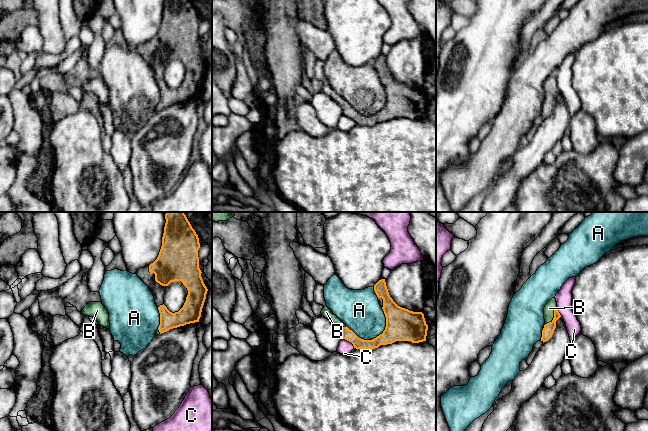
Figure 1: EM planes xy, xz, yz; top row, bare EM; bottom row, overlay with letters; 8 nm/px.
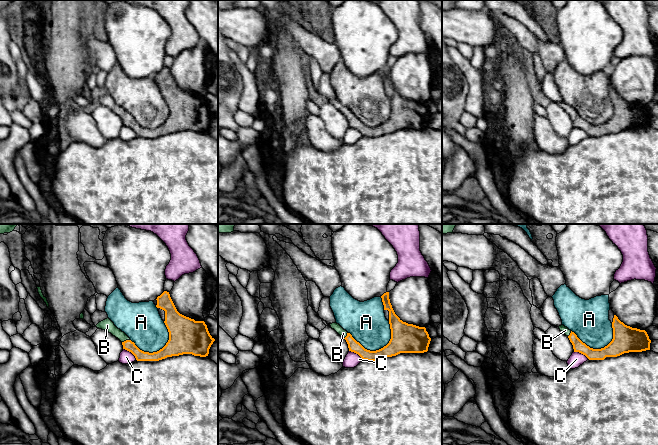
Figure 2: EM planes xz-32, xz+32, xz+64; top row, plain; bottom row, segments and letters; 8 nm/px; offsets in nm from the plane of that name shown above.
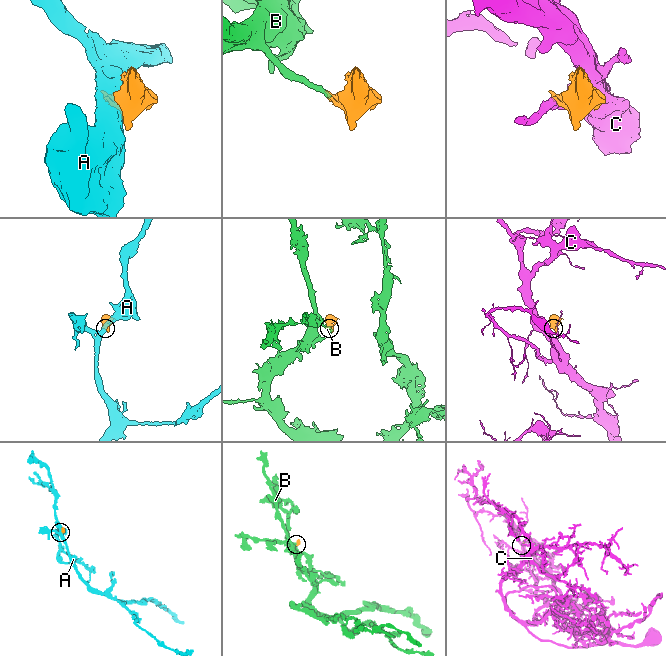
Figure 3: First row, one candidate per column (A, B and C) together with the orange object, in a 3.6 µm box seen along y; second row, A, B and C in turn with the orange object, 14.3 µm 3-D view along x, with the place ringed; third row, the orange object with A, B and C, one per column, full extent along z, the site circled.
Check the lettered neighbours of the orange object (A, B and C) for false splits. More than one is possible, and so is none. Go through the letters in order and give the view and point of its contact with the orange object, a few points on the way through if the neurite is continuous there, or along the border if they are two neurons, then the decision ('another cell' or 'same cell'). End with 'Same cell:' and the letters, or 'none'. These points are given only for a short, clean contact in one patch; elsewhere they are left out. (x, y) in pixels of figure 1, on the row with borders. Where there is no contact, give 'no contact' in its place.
A: contact xz (372, 339); another cell
B: contact yz (553, 319); way yz (548, 330), (553, 319), (549, 308); same cell
C: contact xz (349, 341); another cell
Same cell: B

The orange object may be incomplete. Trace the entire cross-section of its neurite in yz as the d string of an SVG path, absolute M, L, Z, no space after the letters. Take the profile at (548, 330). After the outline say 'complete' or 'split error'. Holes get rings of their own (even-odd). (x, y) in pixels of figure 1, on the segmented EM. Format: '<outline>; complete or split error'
M552 298L544 307L544 319L545 324L542 330L541 341L548 341L556 328L556 321L561 317L558 309L557 302L555 298Z; split error

